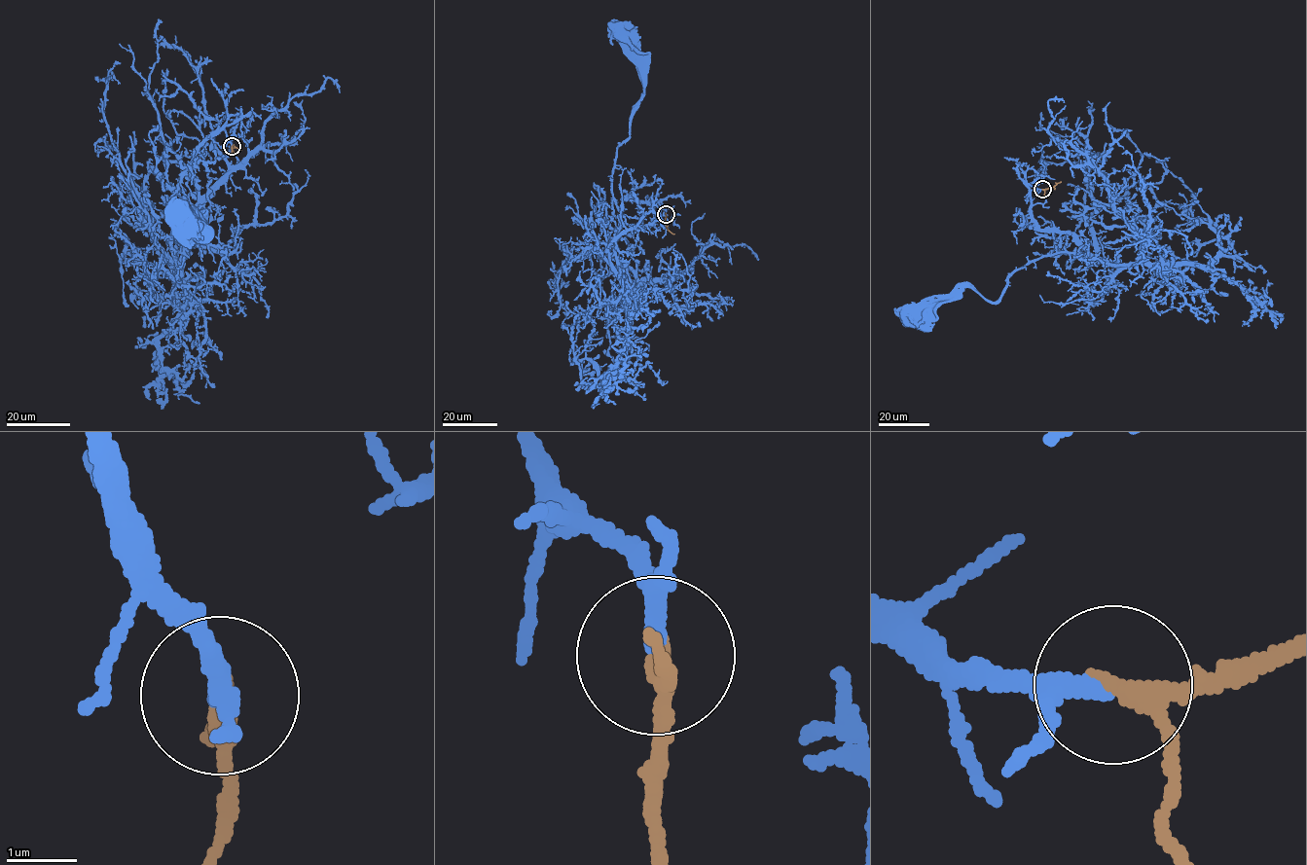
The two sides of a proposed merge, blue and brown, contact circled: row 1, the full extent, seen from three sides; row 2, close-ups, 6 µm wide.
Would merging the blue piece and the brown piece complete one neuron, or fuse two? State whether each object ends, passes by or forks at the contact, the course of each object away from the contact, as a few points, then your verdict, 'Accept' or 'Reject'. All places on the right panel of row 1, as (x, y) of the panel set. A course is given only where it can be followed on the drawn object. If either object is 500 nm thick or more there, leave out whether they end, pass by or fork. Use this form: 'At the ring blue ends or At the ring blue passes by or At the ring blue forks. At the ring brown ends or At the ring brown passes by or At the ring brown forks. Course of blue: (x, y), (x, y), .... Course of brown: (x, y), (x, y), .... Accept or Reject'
At the ring blue passes by. At the ring brown passes by. Course of blue: (1042, 190), (1027, 186), (1035, 224), (1071, 233), (1087, 252), (1030, 261), (994, 302), (964, 286), (910, 316). Course of brown: (1042, 189), (1053, 187), (1061, 182). Accept

